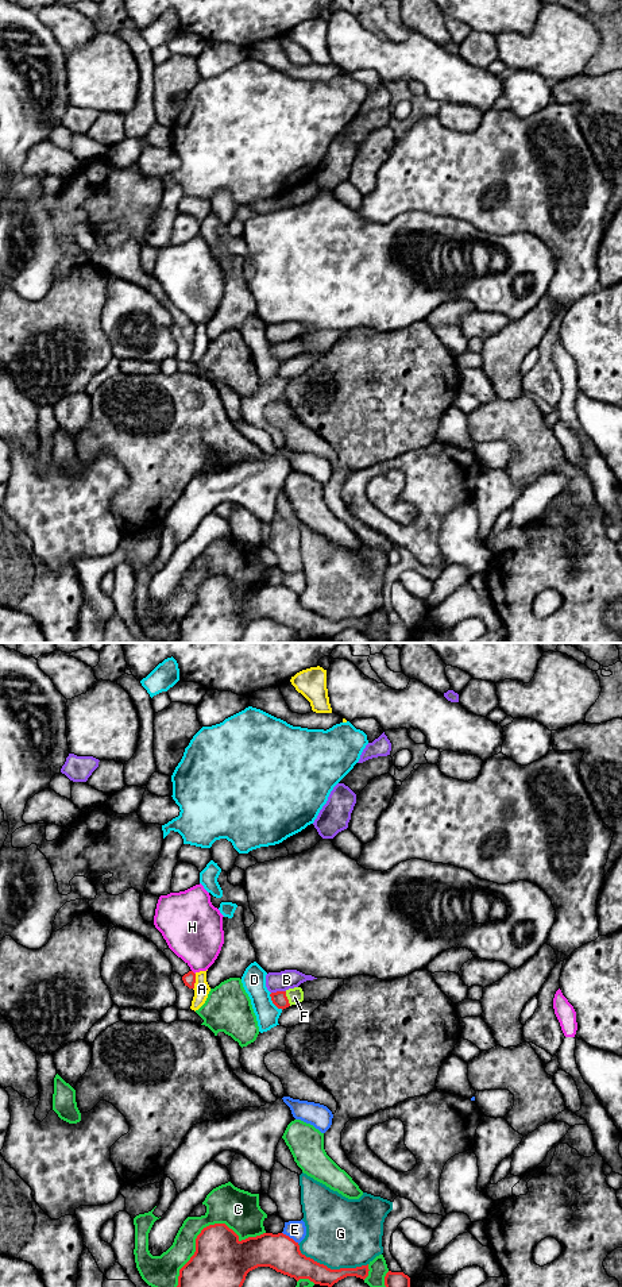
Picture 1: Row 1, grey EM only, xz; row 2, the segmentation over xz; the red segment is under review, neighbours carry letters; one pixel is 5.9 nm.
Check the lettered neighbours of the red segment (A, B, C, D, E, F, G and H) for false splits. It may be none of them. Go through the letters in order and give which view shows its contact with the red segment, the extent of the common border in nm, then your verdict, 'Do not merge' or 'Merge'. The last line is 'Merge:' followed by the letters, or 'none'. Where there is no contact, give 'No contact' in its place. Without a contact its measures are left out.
A: Touches red in xz. Shared border 100 nm. Do not merge
B: Touches red in xz. Shared border 90 nm. Do not merge
C: Touches red in xz. Shared border 650 nm. Do not merge
D: Touches red in xz. Shared border 130 nm. Do not merge
E: Touches red in xz. Shared border 120 nm. Do not merge
F: Touches red in xz. Shared border 90 nm. Merge
G: Touches red in xz. Shared border 440 nm. Do not merge
H: Touches red in xz. Shared border 40 nm. Do not merge
Merge: F

